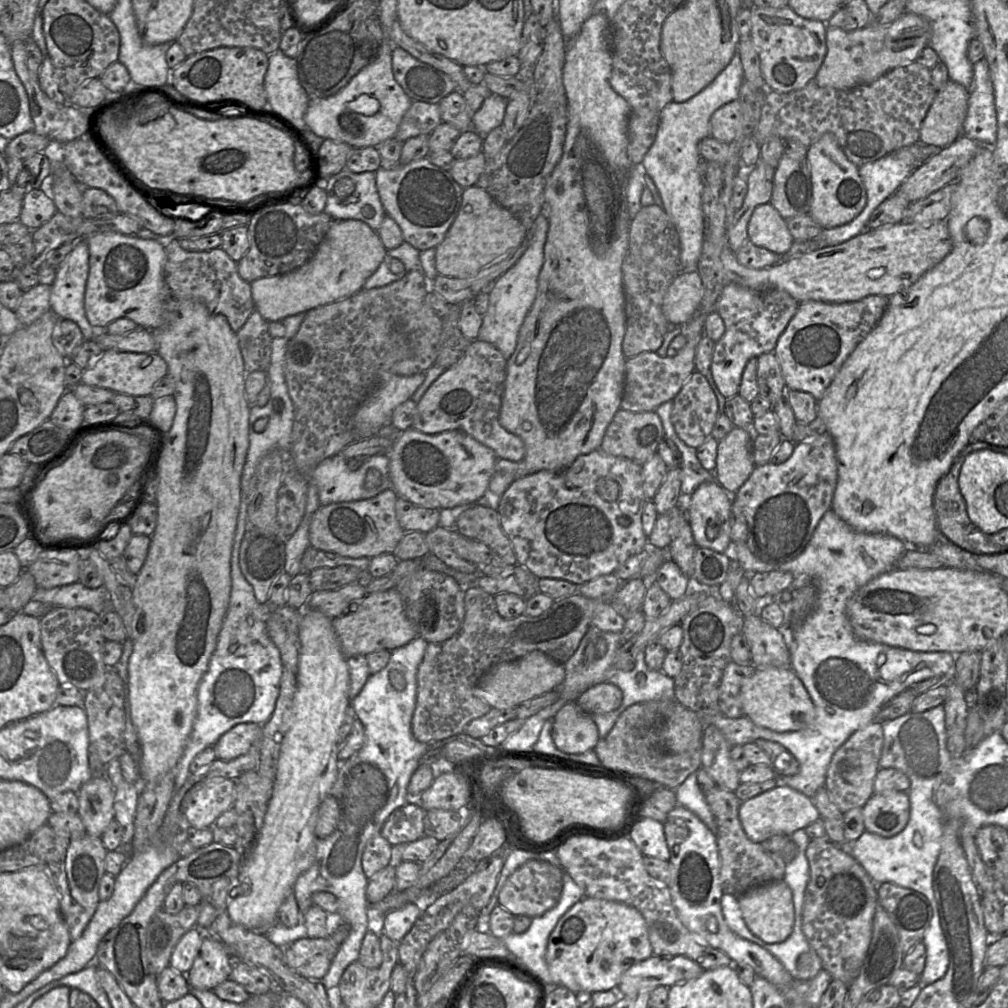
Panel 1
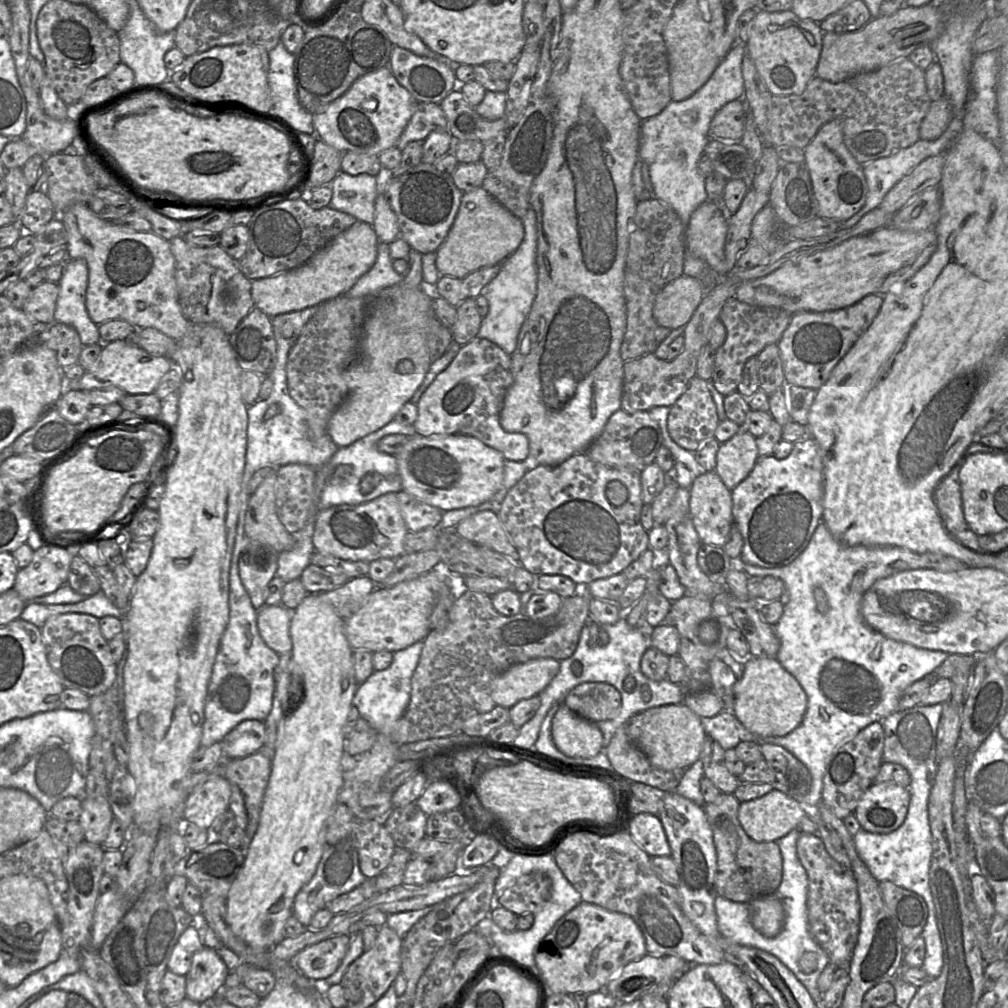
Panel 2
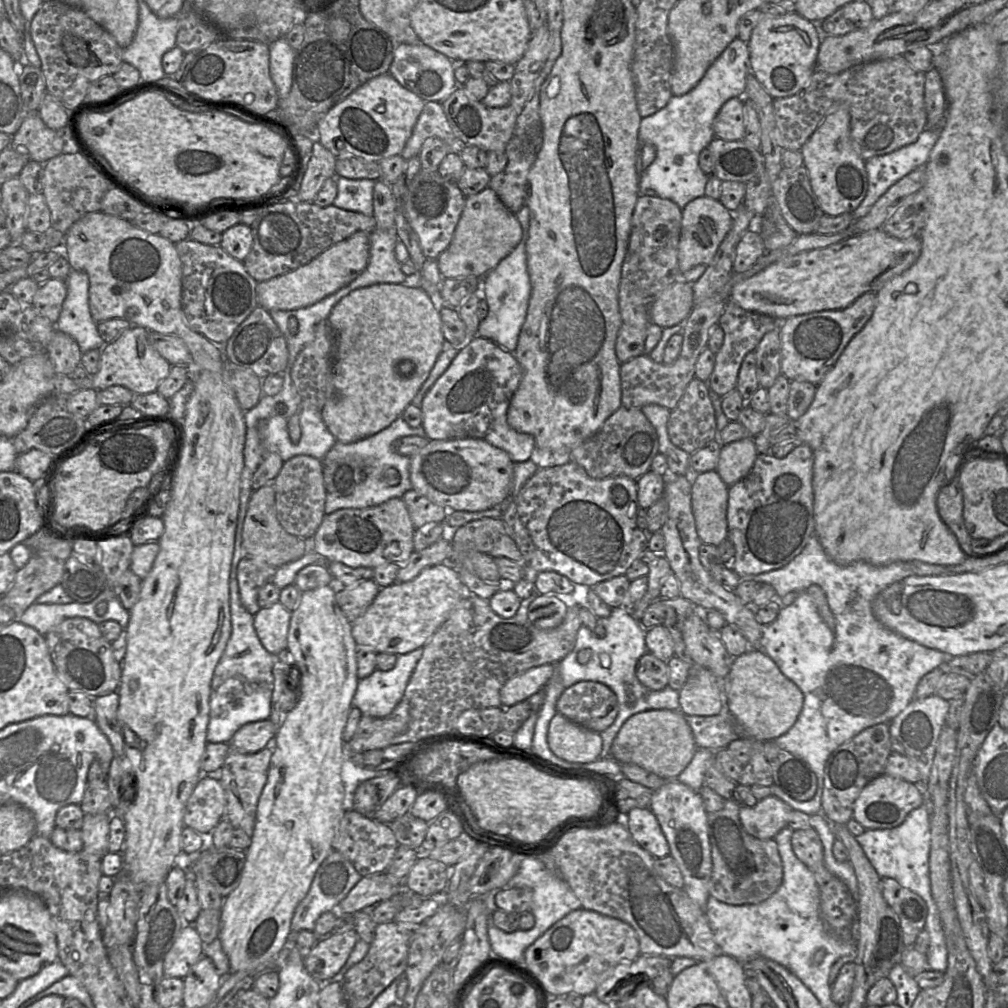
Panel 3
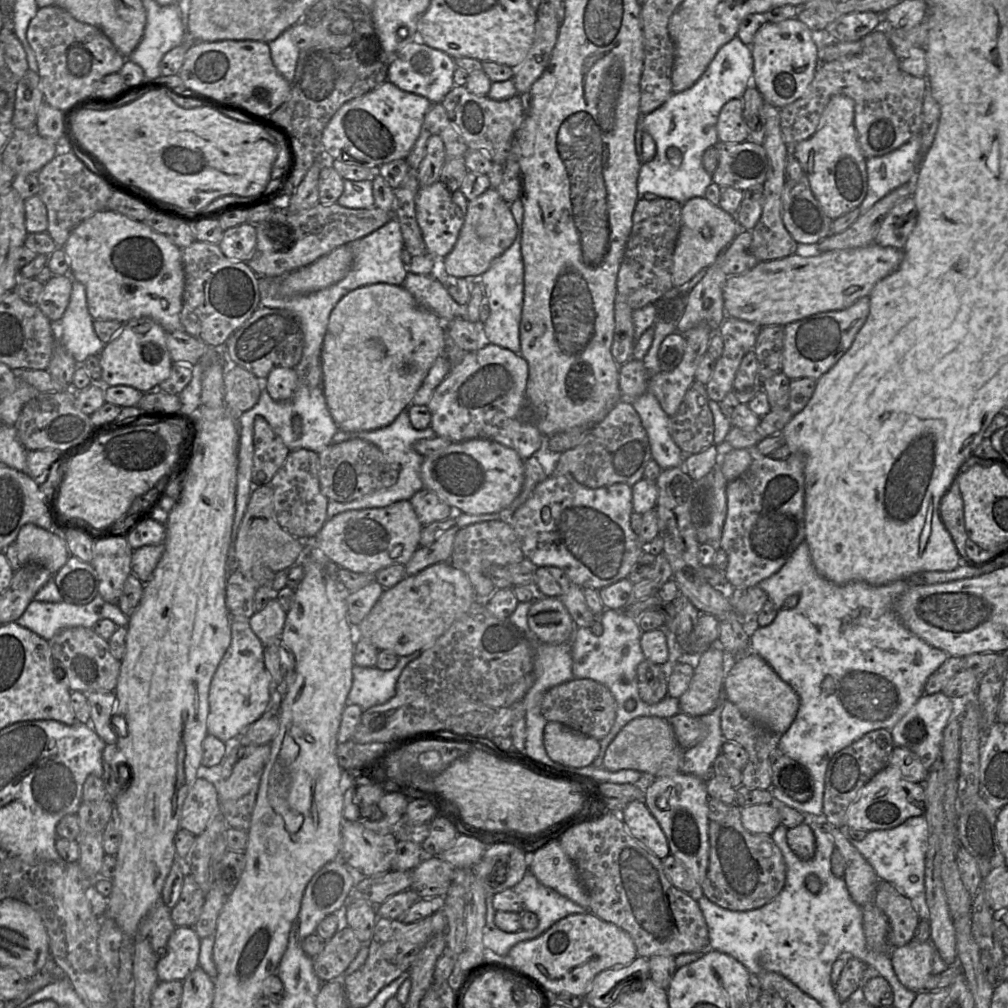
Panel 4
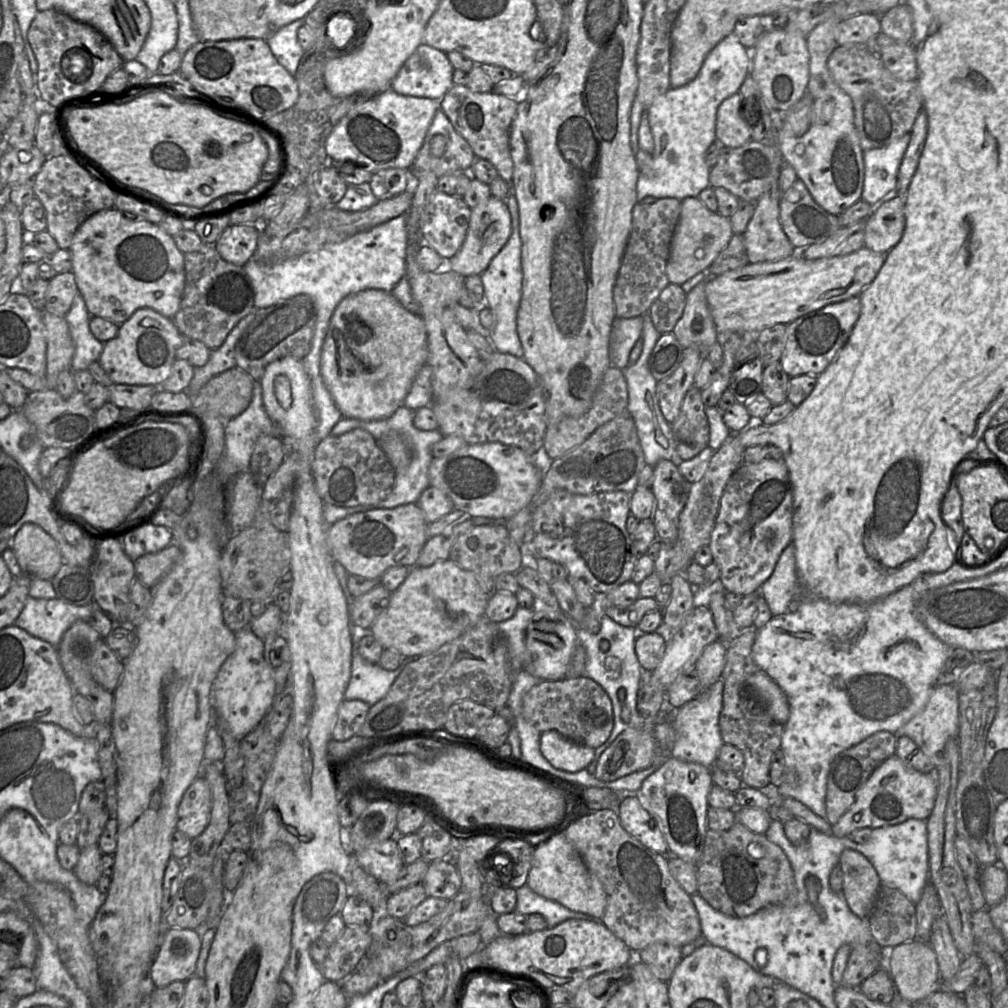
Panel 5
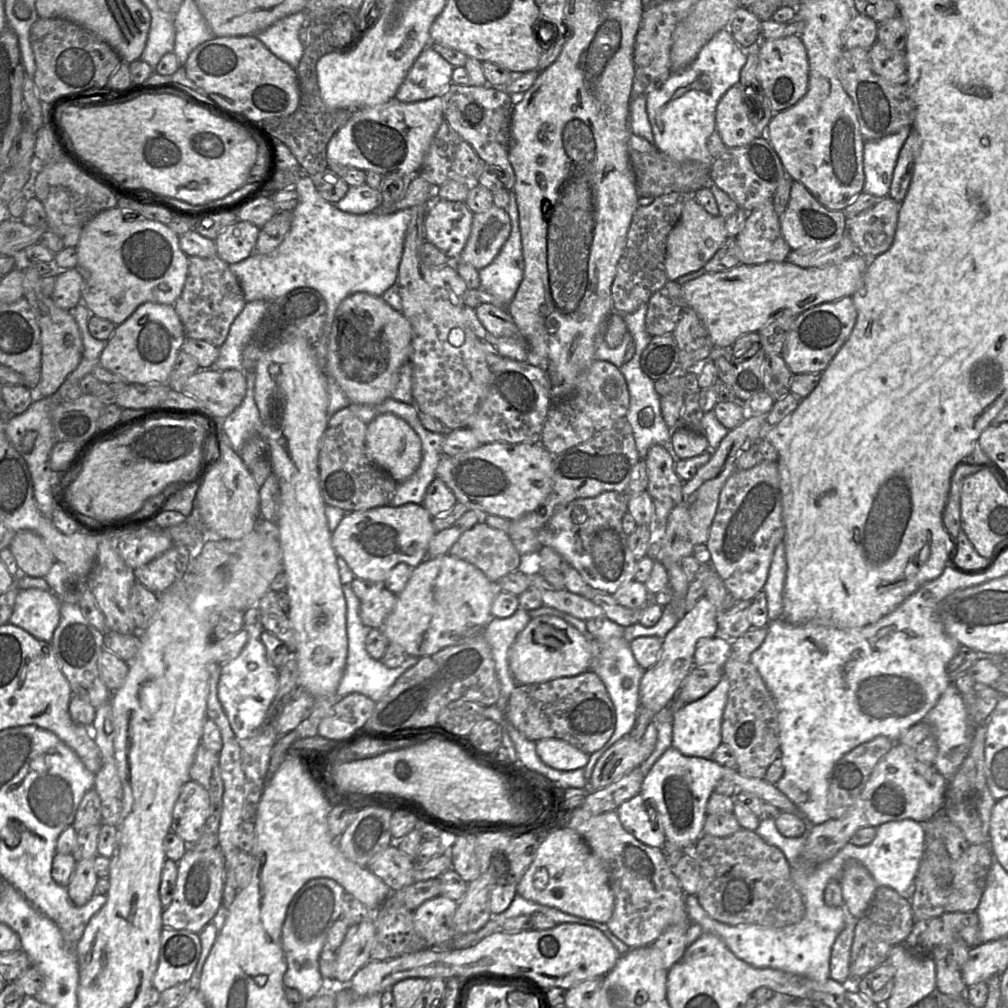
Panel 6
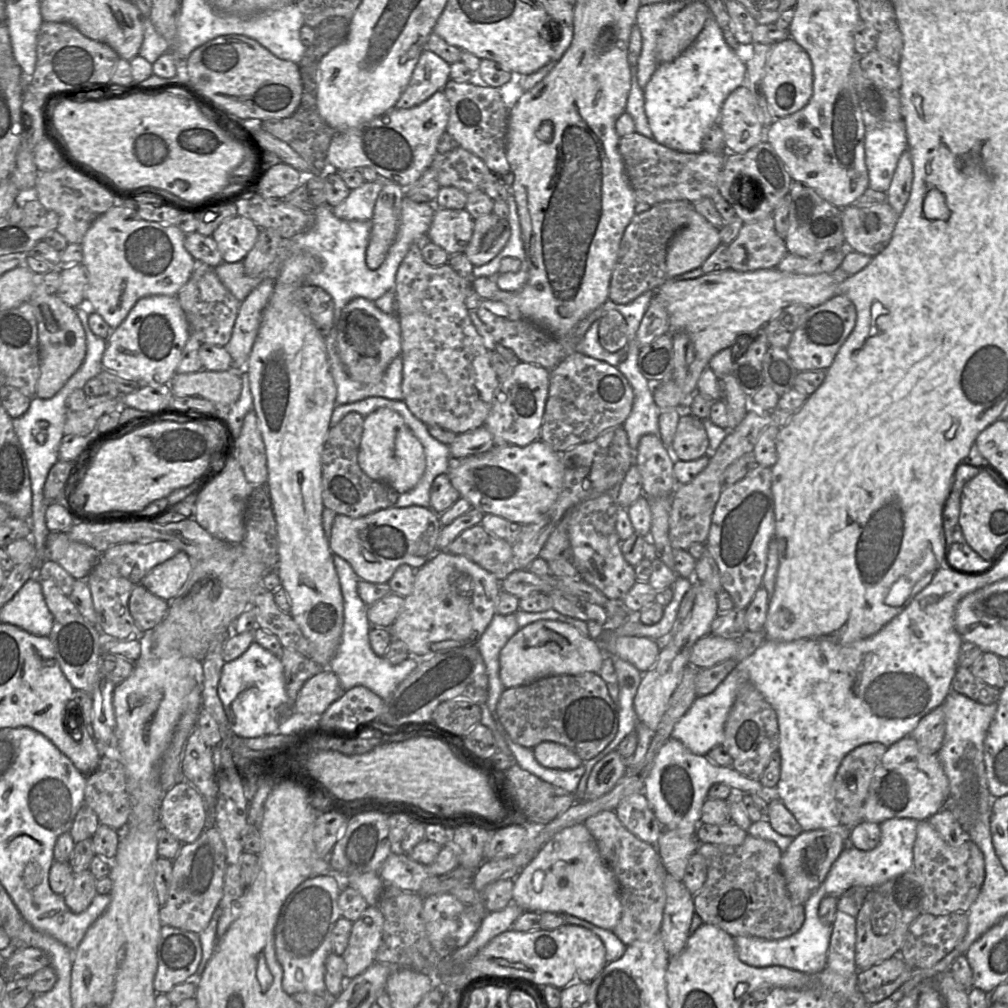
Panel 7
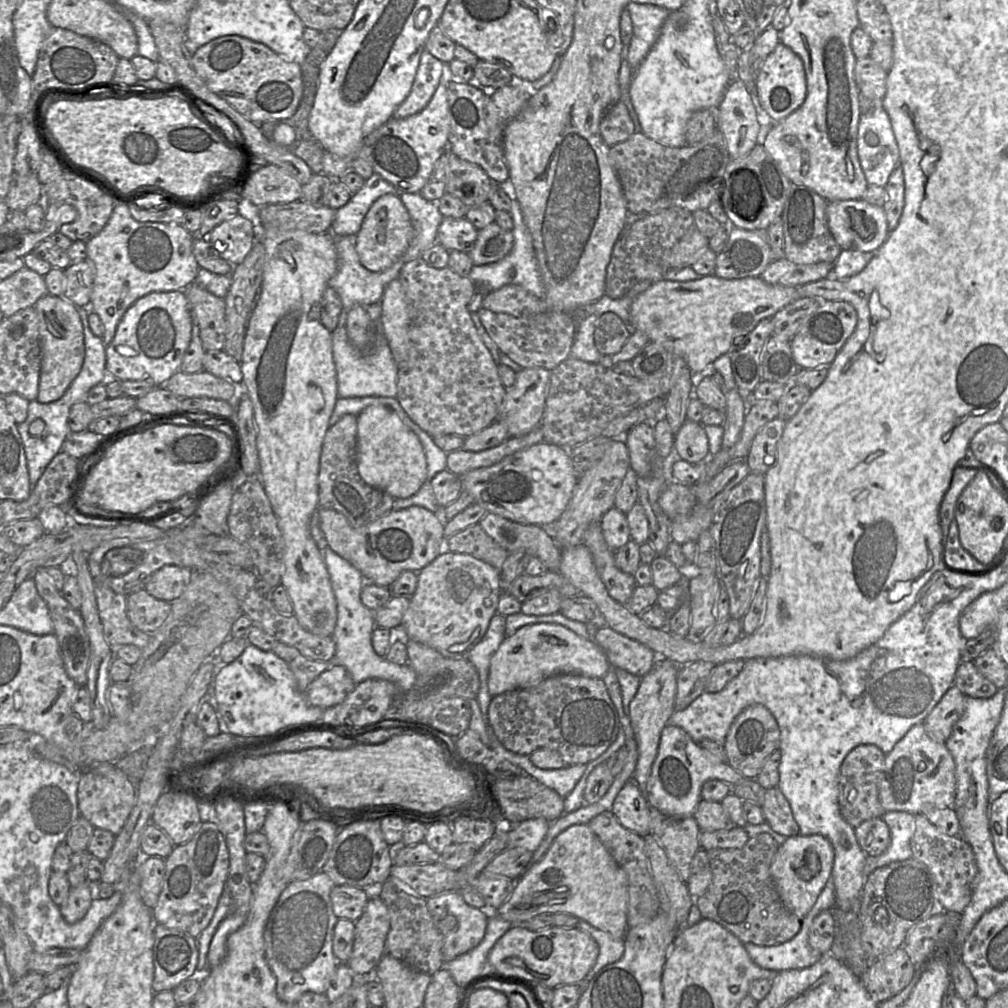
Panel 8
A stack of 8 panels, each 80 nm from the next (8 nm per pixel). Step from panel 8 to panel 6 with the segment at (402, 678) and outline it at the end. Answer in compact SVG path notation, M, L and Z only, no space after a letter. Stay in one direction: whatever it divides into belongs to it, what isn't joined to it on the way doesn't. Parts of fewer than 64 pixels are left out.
M338 555L337 566L342 590L346 600L346 632L348 639L346 666L337 689L337 697L342 698L350 693L360 693L377 703L389 691L396 680L418 662L420 657L408 656L400 666L396 668L388 668L382 663L382 661L376 660L368 654L365 647L365 640L370 628L365 626L360 618L361 600L355 595L351 586L355 576L345 560Z

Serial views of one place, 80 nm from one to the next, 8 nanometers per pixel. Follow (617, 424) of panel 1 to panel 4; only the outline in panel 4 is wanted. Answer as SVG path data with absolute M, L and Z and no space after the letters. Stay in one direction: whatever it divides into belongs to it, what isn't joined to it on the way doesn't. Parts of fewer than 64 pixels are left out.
M620 401L601 422L591 428L579 445L561 454L553 475L569 475L578 483L592 489L616 483L624 483L632 487L644 477L645 467L651 459L648 435L640 416L632 404Z

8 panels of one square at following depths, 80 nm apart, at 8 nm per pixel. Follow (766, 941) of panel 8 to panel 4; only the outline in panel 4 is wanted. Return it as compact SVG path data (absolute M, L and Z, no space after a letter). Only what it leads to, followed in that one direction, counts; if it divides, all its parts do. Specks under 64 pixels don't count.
M735 803L722 820L709 821L709 863L701 893L722 908L748 911L769 903L781 892L786 864L770 835L753 834L743 827L740 811Z

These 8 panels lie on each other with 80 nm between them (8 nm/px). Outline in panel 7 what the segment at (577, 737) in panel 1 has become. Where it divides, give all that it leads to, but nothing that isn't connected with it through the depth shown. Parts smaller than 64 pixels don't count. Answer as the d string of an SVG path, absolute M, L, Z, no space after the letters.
M552 741L536 745L533 754L542 766L551 769L572 770L583 763L582 759L566 746Z

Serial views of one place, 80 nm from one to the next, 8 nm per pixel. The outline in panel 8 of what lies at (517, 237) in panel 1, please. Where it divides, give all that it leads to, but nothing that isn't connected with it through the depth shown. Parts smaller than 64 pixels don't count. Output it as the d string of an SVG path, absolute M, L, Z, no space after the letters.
M492 222L478 230L474 248L468 253L474 265L497 262L510 253L514 245L512 231Z

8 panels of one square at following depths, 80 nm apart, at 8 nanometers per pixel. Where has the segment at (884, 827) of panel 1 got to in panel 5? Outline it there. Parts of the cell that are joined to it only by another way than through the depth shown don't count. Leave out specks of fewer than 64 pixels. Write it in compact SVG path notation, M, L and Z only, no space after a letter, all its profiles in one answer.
M896 754L874 770L851 807L832 825L832 835L848 837L861 828L876 829L903 823L908 819L927 820L937 797L937 779L934 774L918 772L906 765Z

